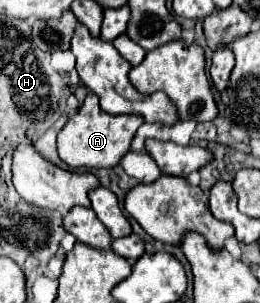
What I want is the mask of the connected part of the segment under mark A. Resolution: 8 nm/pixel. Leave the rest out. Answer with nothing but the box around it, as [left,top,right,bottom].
[57,93,141,167]

